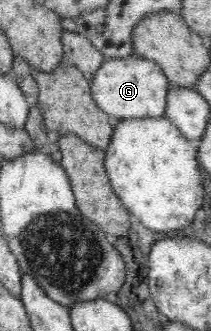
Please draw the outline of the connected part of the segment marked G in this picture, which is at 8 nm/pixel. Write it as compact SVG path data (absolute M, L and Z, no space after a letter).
M130 55L124 58L105 58L89 81L89 95L97 107L113 120L164 117L166 95L170 87L168 78L157 63L140 55Z

